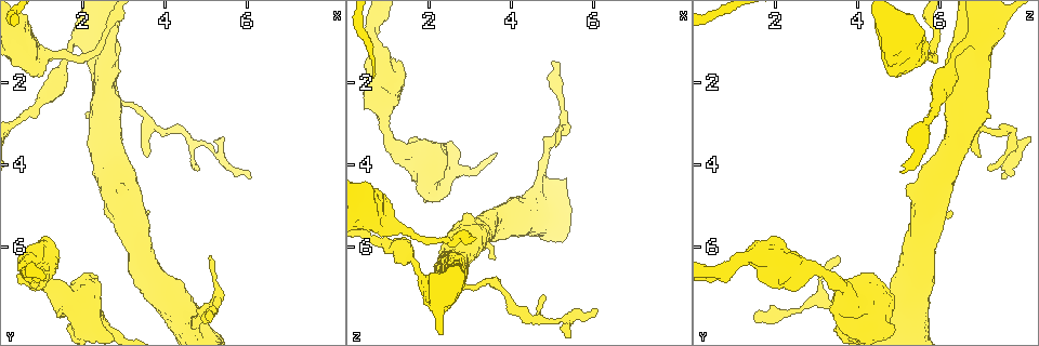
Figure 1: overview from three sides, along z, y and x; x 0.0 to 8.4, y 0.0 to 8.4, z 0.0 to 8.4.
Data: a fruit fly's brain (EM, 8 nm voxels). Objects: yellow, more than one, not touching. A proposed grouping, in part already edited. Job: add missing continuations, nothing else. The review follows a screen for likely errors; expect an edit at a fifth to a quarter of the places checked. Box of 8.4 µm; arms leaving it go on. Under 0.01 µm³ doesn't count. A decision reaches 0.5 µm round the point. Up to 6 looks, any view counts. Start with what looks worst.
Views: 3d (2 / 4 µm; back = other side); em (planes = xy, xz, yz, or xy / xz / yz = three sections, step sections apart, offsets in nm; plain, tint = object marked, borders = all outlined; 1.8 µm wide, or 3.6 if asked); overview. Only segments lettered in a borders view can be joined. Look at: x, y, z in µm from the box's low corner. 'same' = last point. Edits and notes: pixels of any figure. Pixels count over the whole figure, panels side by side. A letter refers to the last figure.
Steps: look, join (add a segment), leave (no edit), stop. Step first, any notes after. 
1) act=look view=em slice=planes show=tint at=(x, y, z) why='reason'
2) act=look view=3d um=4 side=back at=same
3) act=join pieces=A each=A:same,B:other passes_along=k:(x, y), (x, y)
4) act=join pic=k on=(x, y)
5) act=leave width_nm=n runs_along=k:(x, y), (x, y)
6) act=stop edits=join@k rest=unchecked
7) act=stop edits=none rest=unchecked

act=look view=em slice=planes show=borders at=(6.00, 4.35, 7.55) why='thin end'

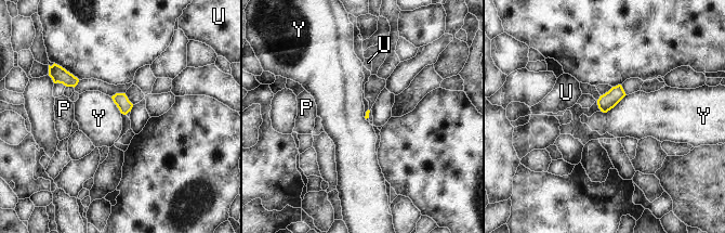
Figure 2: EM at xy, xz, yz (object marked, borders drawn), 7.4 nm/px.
act=leave each=P:other,U:other,Y:other found='none of them fits'

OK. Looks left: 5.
act=look view=3d um=2 at=(5.20, 7.70, 1.50) why='tapers out'

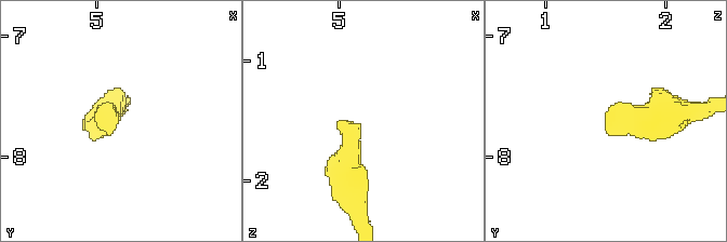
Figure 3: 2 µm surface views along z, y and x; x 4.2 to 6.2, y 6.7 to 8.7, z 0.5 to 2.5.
act=look view=em slice=xy step=4 show=tint at=(5.16, 7.74, 1.52) why='shape alone is not enough'

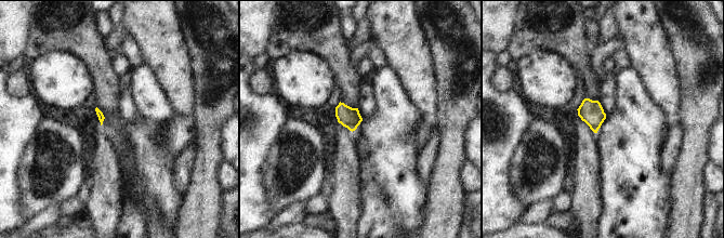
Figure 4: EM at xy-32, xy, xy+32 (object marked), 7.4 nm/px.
act=look view=em slice=planes show=borders at=same

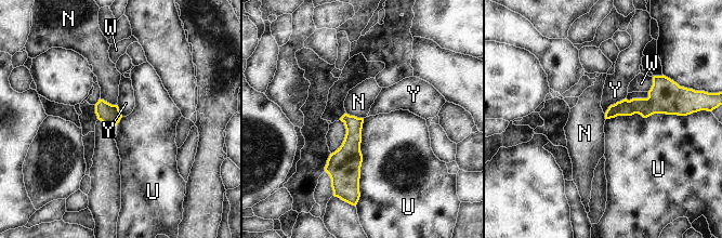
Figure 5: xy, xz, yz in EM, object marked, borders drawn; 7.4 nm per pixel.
act=leave each=N:other,U:other,W:other,Y:other runs_along=5:(669, 106), (624, 107), (607, 116) found='no lettered segment goes on from it'

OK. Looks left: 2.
act=look view=em um=3.6 slice=xz step=4 show=borders at=(2.75, 2.50, 6.90) why='thin neck'

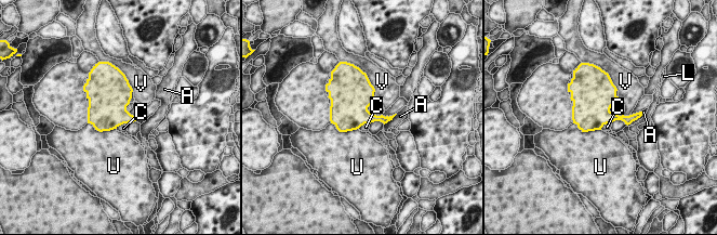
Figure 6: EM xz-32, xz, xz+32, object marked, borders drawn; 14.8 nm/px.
act=look view=em um=3.6 slice=planes show=borders at=same why='another direction'

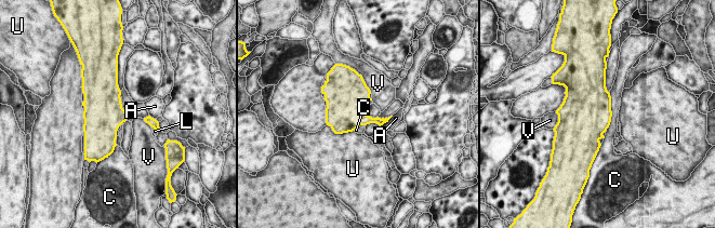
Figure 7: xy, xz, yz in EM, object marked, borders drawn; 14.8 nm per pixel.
act=leave width_nm=460 each=A:other,C:other,L:other,U:other,V:other border=7:(610, 93), (611, 121), (606, 130) found='no lettered segment goes on from it'

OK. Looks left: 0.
act=stop edits=none rest=unchecked

